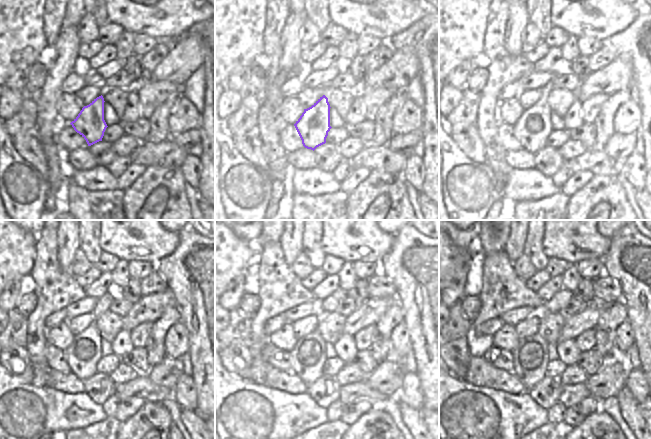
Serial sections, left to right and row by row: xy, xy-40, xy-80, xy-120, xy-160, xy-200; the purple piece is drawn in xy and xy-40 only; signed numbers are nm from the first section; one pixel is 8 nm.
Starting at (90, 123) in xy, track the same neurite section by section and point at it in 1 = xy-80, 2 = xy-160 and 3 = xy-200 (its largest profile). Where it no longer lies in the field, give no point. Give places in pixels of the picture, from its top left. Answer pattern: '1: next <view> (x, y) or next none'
1: next xy-80 (532, 129)
2: next xy-160 (307, 357)
3: next xy-200 (530, 357)

